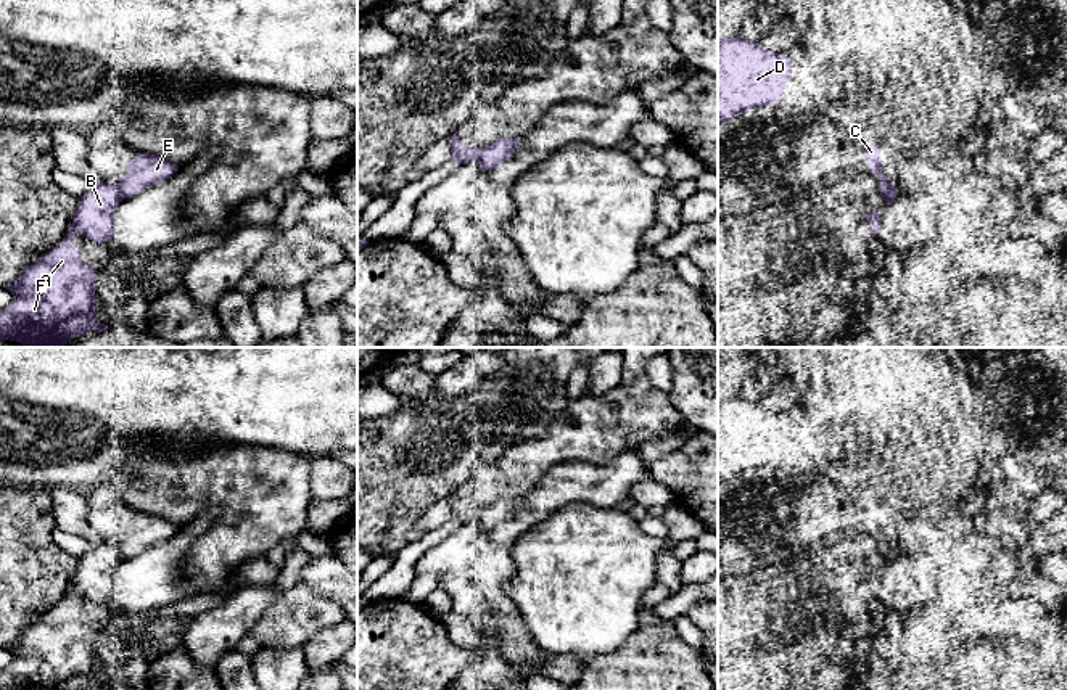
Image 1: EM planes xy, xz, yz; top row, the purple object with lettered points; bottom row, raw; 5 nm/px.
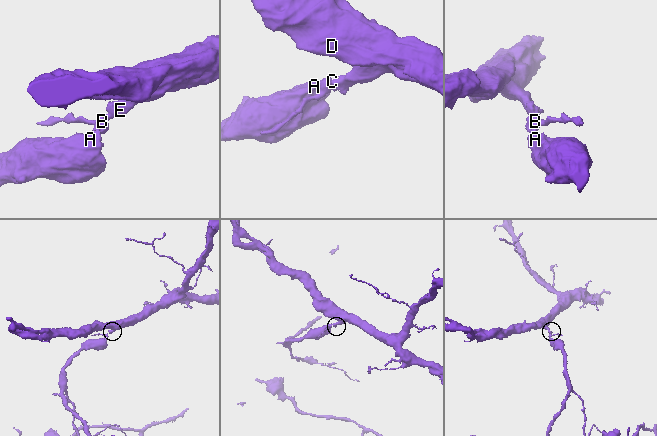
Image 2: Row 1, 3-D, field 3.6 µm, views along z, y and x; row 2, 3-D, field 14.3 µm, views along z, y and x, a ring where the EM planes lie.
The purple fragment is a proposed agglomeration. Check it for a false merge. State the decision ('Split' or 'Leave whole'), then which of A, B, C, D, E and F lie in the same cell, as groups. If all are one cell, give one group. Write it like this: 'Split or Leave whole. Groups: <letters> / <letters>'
Split. Groups: A B F / C D E

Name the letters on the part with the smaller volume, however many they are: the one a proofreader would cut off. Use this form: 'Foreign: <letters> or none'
Foreign: A, B, F

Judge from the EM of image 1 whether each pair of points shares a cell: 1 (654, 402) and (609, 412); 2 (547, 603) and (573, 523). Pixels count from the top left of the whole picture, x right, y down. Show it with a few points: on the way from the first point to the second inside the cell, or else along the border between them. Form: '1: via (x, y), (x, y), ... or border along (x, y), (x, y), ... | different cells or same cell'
1: via (642, 412), (620, 412) | same cell
2: via (567, 584), (573, 578), (573, 542) | same cell

